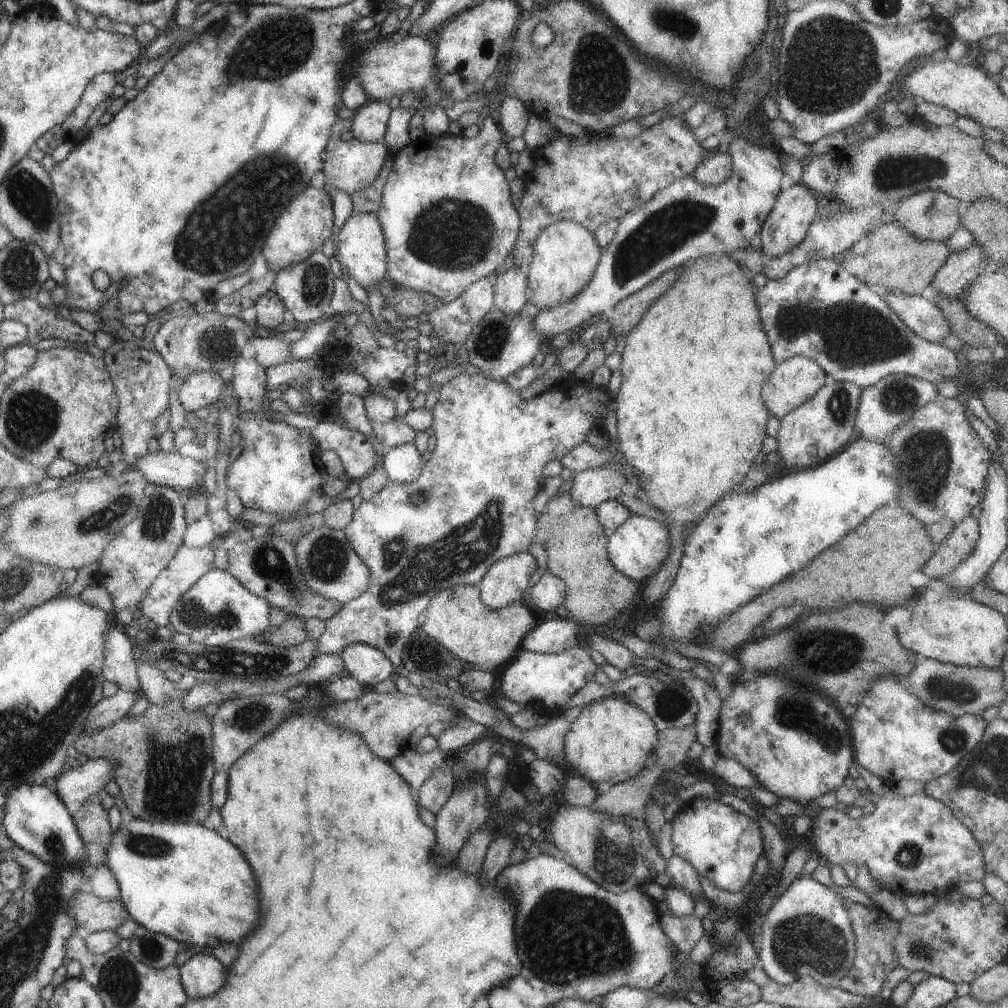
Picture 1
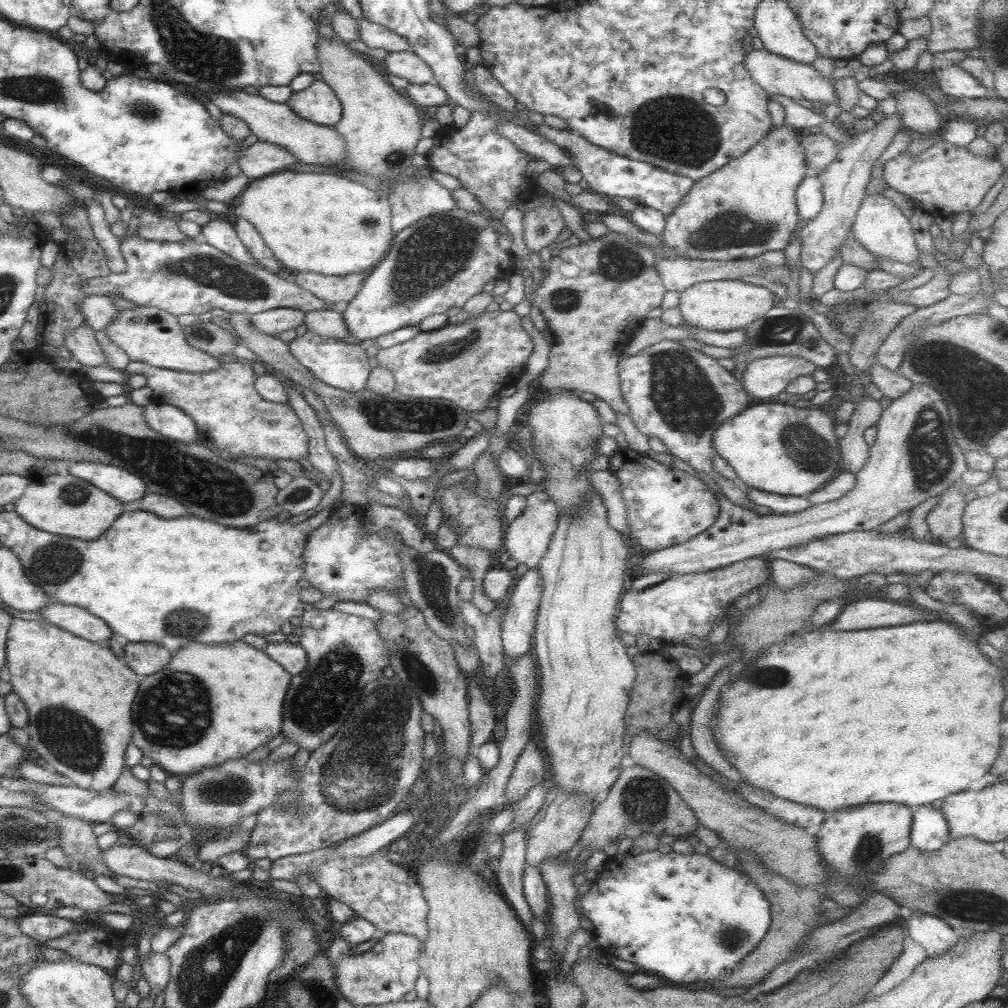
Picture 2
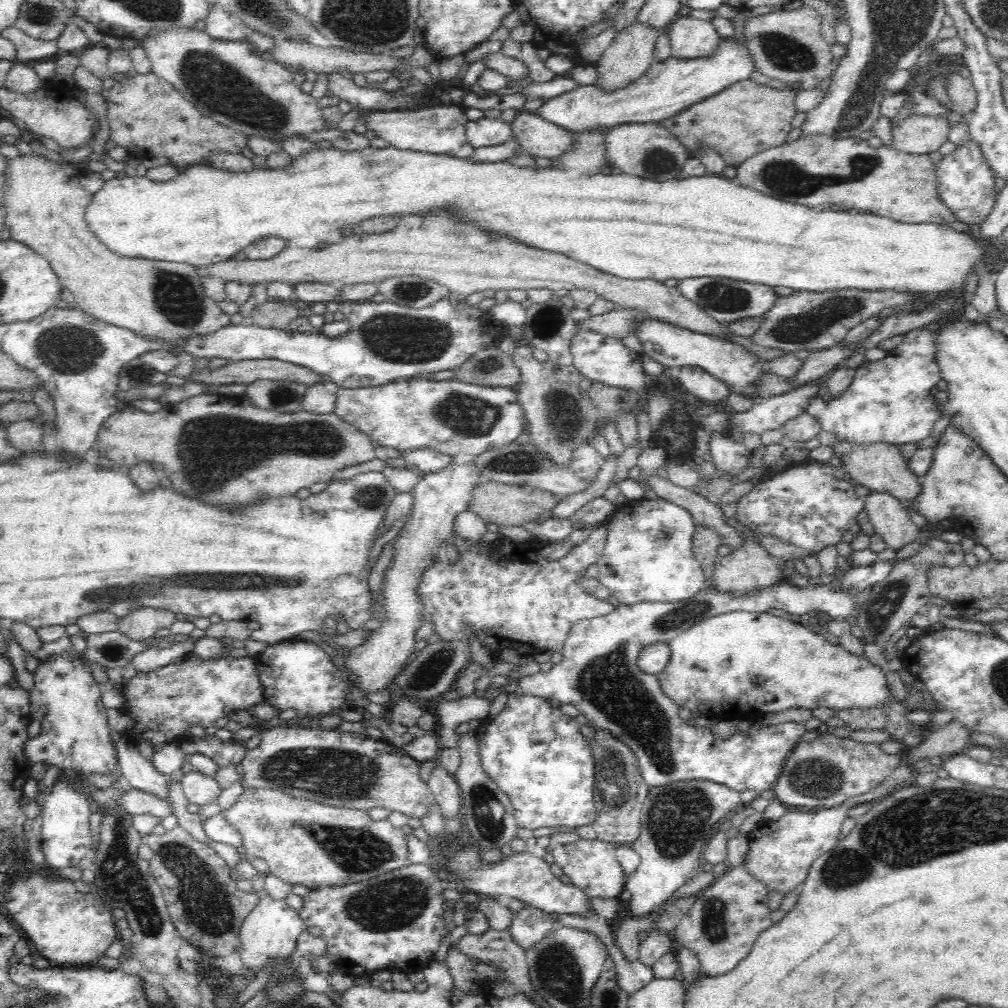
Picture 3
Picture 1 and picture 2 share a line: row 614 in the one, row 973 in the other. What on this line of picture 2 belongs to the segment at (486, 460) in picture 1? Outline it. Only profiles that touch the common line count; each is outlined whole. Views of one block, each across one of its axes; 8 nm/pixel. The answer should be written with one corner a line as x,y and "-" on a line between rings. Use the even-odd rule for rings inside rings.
388,932
375,947
362,954
350,954
350,945
340,939
339,935
333,937
334,941
325,956
332,962
333,982
350,1004
363,1007
396,1002
414,990
423,968
423,944
416,936

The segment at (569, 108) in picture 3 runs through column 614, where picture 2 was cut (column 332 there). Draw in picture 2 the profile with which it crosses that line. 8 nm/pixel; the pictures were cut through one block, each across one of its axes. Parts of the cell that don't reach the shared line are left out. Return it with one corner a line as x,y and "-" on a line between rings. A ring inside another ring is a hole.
315,80
304,90
292,92
286,103
298,116
311,123
333,127
342,116
339,98
321,80

